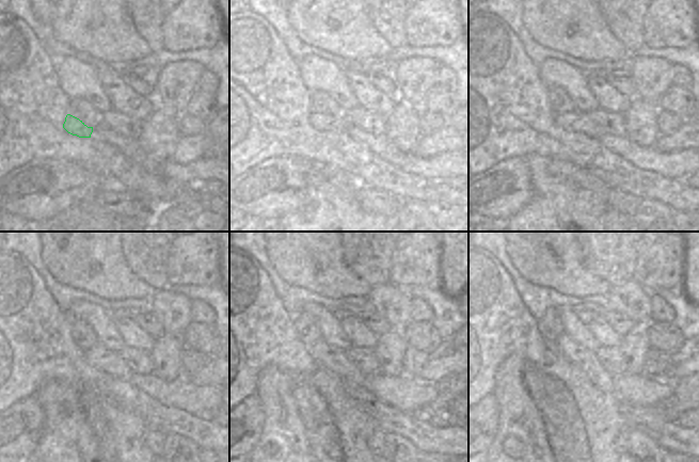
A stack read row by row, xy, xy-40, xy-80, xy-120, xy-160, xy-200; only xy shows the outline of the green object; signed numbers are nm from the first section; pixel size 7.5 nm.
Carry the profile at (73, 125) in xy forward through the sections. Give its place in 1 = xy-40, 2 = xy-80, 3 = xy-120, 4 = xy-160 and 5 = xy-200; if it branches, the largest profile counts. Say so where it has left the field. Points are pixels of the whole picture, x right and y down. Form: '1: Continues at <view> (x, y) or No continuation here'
1: Continues at xy-40 (321, 122)
2: Continues at xy-80 (575, 121)
3: Continues at xy-120 (109, 362)
4: Continues at xy-160 (337, 361)
5: Continues at xy-200 (585, 359)

